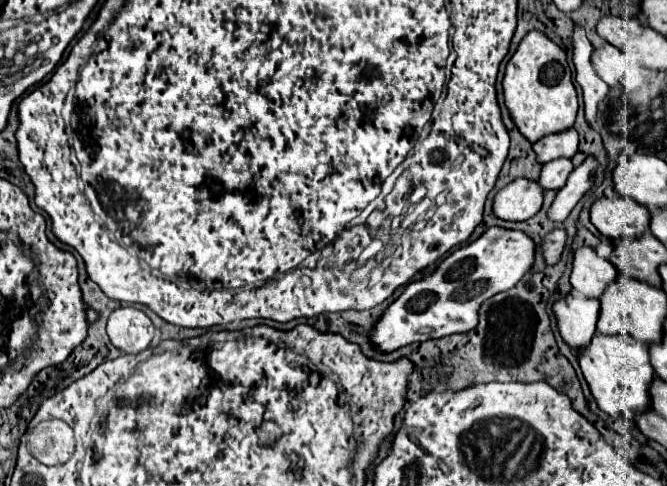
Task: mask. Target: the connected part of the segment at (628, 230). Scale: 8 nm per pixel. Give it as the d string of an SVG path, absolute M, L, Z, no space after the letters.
M600 197L590 207L592 225L608 239L630 239L642 235L650 225L650 211L630 197Z

